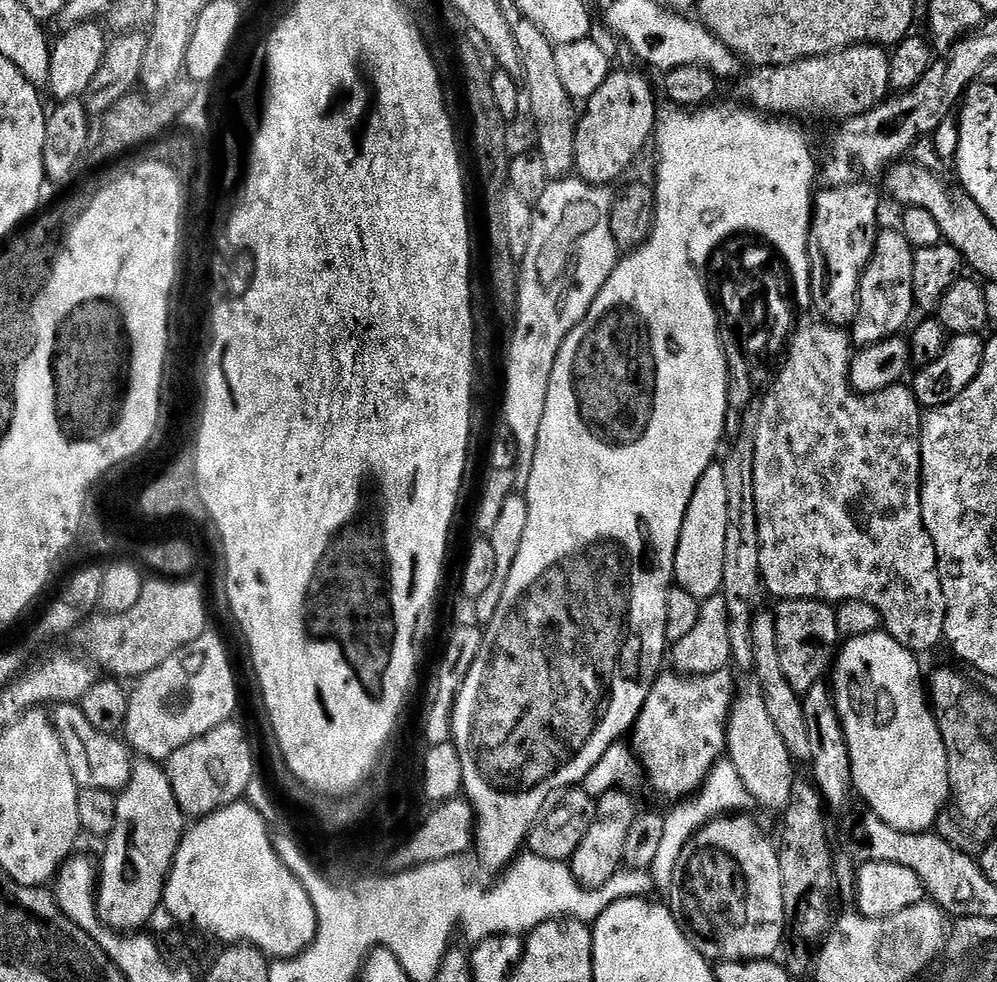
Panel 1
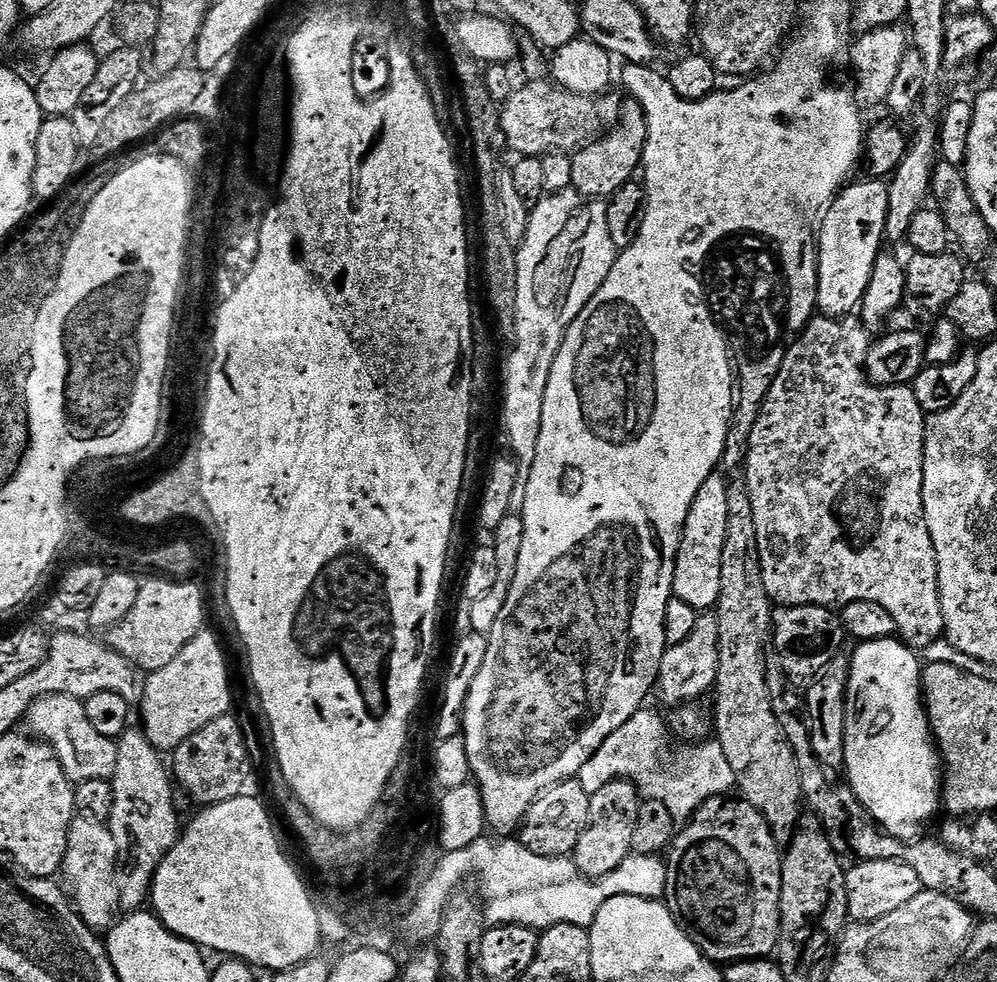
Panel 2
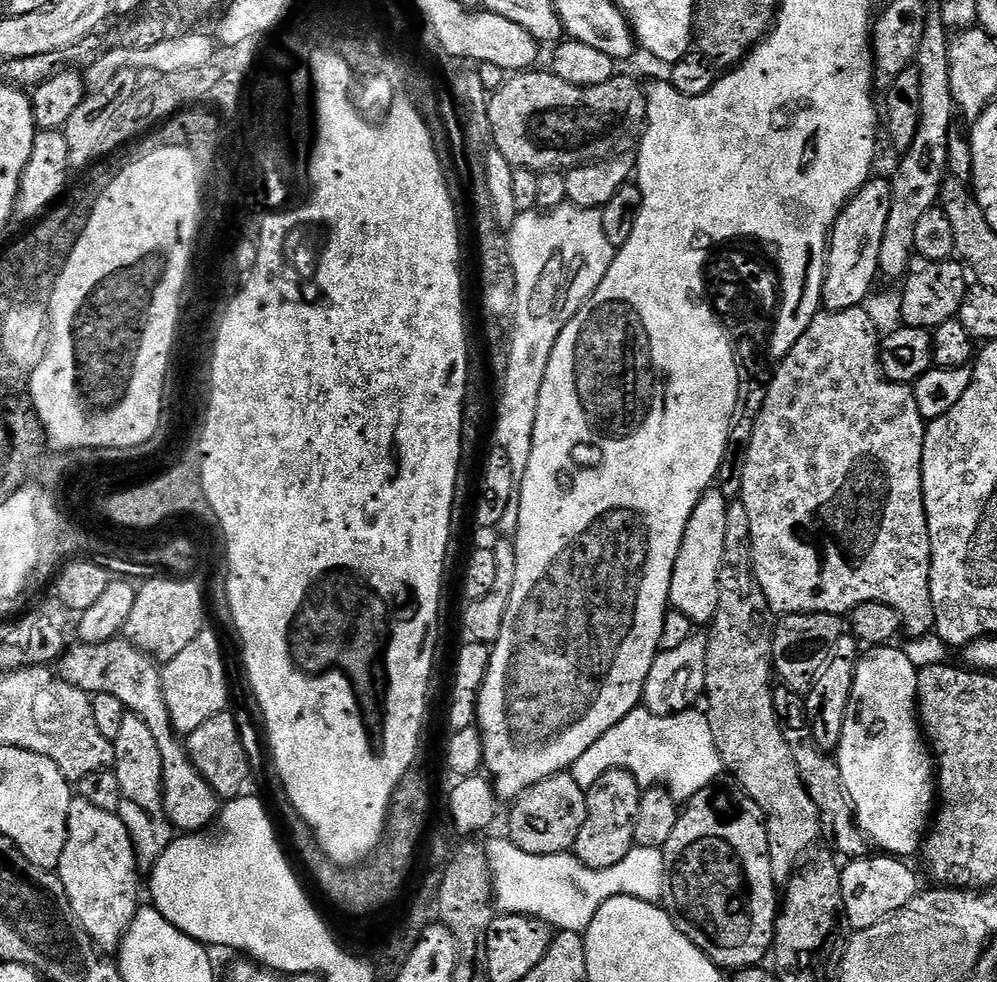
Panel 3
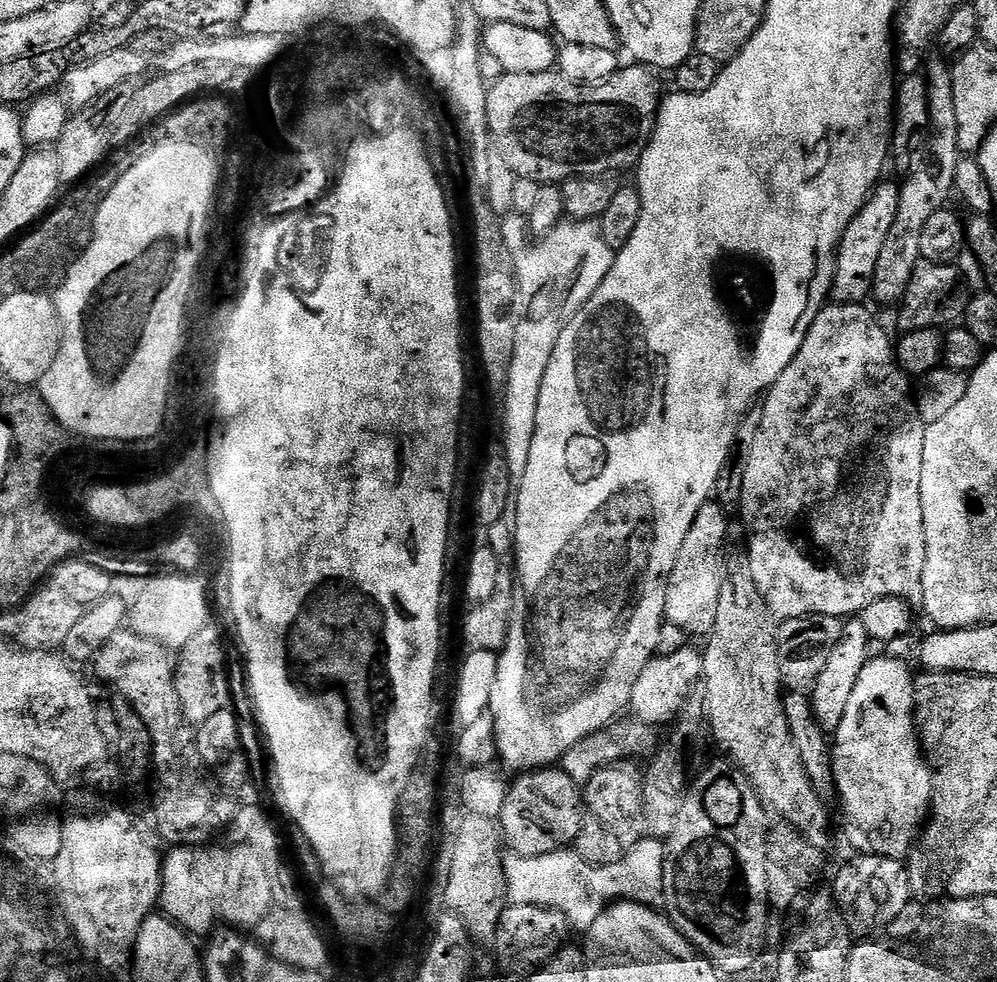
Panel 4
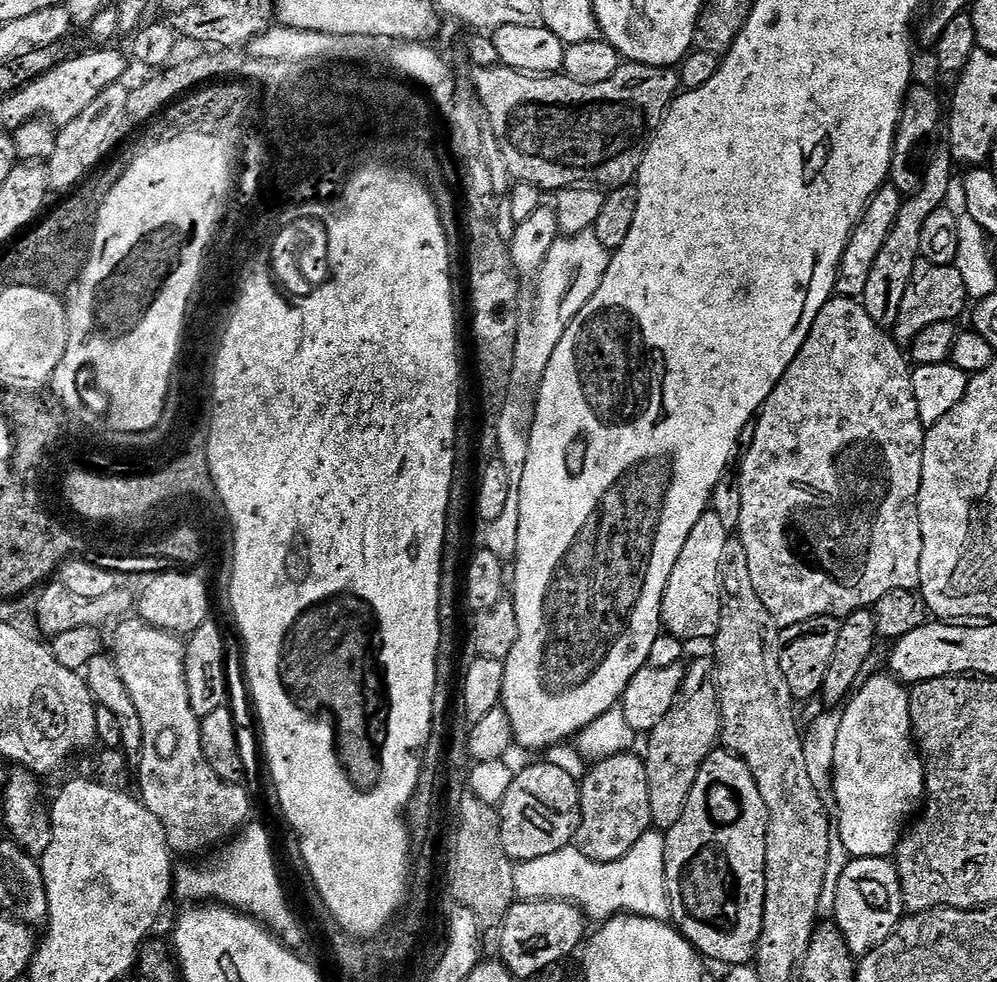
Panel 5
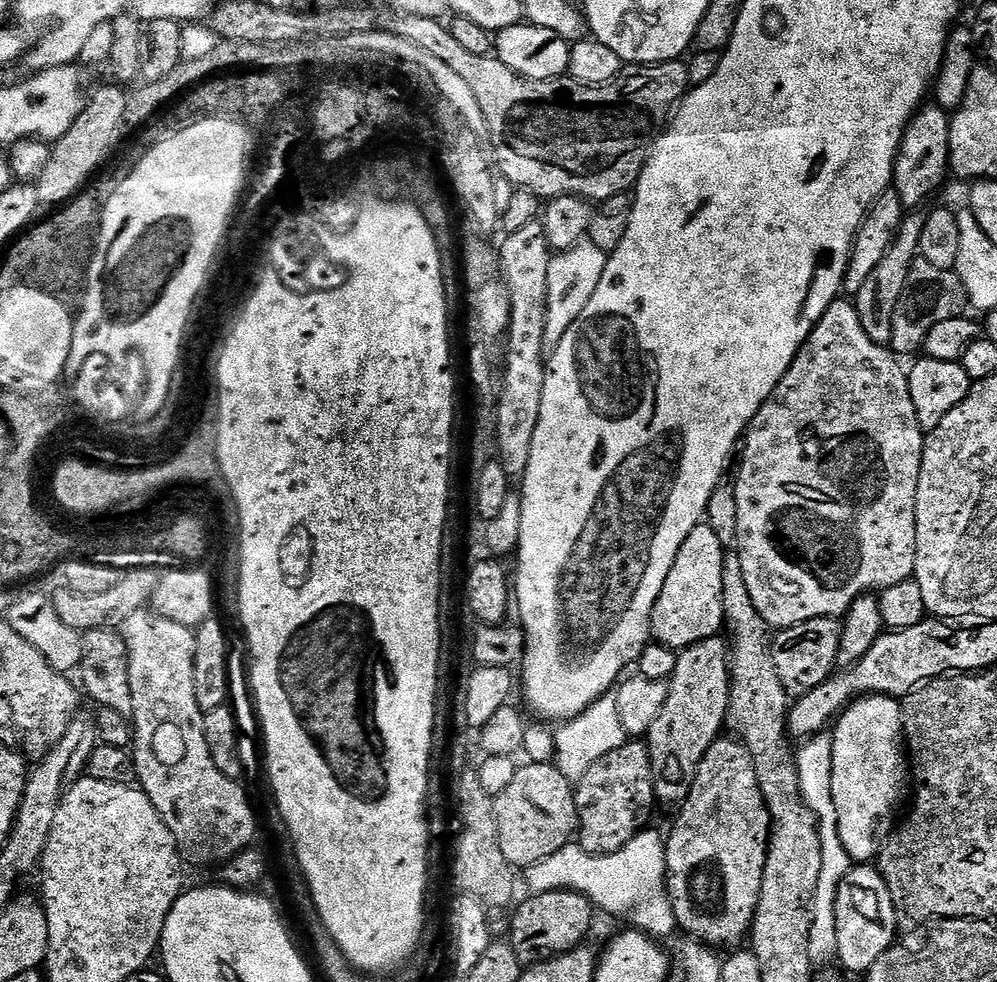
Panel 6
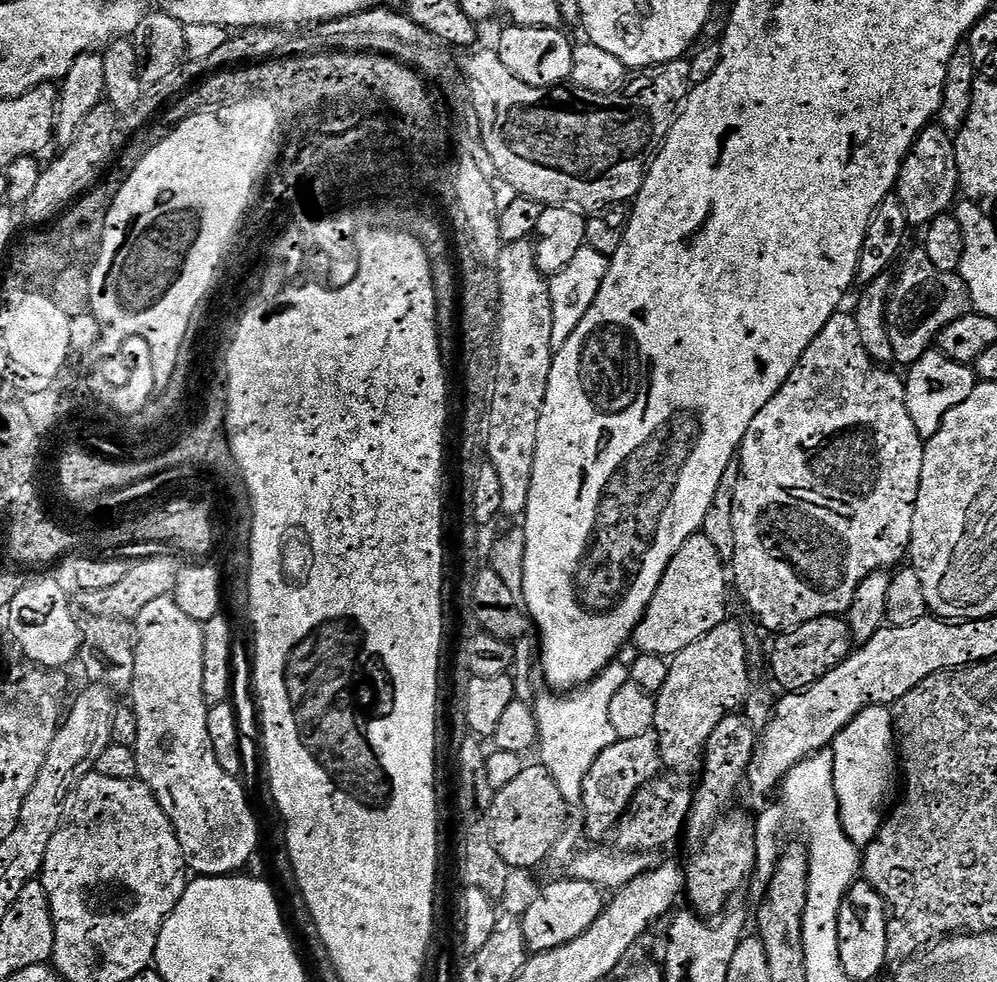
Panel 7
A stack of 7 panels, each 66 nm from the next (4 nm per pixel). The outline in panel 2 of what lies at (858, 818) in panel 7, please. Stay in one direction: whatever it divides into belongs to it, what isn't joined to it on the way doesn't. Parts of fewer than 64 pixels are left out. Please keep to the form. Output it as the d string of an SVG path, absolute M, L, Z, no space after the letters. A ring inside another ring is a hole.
M899 638L886 640L865 640L855 645L856 649L850 652L848 661L848 689L846 690L846 754L844 755L843 771L848 772L846 783L852 793L860 800L860 804L867 812L874 817L877 824L884 829L889 836L896 840L908 843L921 839L925 835L925 828L930 820L939 813L942 800L942 761L932 738L932 727L928 724L928 714L924 707L924 698L920 686L920 673L922 671L922 660L919 660L917 653L909 648Z

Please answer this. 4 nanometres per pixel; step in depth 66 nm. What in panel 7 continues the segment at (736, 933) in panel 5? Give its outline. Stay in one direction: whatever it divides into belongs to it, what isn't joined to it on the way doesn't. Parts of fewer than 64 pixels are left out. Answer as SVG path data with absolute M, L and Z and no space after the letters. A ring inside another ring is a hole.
M735 712L728 715L726 718L722 720L714 728L714 732L710 734L710 738L707 739L707 746L704 748L704 755L702 760L702 765L700 770L702 770L702 780L699 786L696 786L693 798L692 798L692 807L688 812L688 818L686 823L686 840L688 836L688 864L685 863L683 865L684 874L686 877L686 900L688 896L688 900L693 909L699 915L705 918L711 918L713 916L719 916L721 912L725 911L729 907L730 901L728 899L731 898L732 895L735 894L736 891L739 890L740 887L743 886L744 883L748 880L748 875L751 877L753 873L756 871L756 828L757 821L755 819L748 817L746 813L743 812L742 809L736 808L736 798L738 796L738 792L740 788L743 789L745 785L749 762L753 760L753 754L756 752L756 745L758 743L758 732L757 729L753 727L751 723L749 723L747 717L742 715L741 713Z

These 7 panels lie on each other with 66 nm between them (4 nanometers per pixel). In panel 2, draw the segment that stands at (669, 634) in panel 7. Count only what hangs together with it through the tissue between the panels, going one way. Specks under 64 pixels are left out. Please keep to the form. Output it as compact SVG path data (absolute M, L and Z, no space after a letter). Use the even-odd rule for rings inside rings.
M714 474L706 478L706 482L702 482L686 514L684 535L681 536L680 545L676 551L672 595L675 599L686 602L686 606L694 606L698 614L715 609L718 594L722 590L722 546L726 546L728 485L729 481L720 474Z

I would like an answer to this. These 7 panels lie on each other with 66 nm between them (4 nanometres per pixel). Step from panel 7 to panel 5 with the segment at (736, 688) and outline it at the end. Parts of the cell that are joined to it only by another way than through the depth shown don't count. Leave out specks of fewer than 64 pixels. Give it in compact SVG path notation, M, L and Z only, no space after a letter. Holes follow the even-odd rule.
M711 659L696 660L687 665L684 673L684 684L676 698L676 705L662 718L662 722L655 724L651 732L647 733L648 749L642 752L642 759L646 766L646 782L650 786L650 814L652 823L657 829L667 830L682 818L684 807L680 800L686 800L690 790L694 787L698 777L699 767L707 756L718 748L720 738L720 699L716 697L716 678L714 664Z

